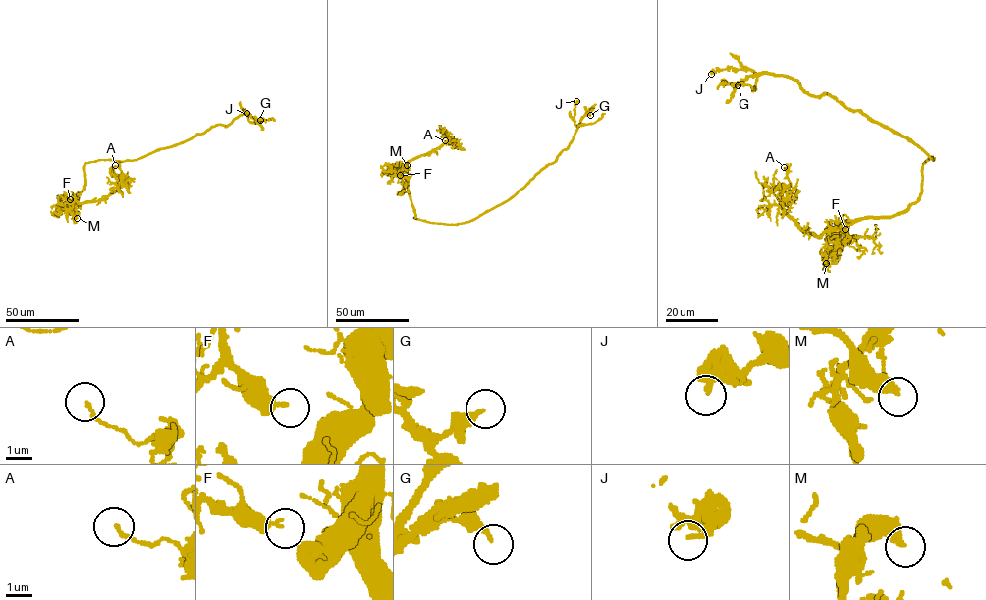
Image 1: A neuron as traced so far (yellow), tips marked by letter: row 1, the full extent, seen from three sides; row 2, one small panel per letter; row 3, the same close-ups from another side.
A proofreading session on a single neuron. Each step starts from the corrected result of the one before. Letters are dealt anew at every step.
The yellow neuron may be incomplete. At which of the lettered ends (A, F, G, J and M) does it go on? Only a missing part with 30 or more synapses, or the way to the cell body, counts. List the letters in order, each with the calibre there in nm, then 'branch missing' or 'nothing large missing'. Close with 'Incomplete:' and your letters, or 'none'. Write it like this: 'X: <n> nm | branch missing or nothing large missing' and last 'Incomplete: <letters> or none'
A: 120 nm | nothing large missing
F: 220 nm | nothing large missing
G: 200 nm | nothing large missing
J: 190 nm | nothing large missing
M: 400 nm | nothing large missing
Incomplete: none

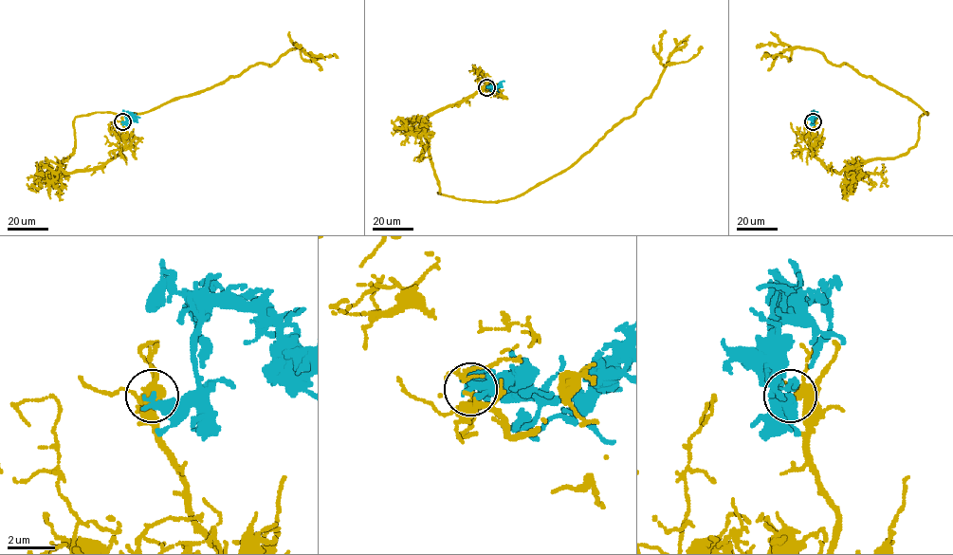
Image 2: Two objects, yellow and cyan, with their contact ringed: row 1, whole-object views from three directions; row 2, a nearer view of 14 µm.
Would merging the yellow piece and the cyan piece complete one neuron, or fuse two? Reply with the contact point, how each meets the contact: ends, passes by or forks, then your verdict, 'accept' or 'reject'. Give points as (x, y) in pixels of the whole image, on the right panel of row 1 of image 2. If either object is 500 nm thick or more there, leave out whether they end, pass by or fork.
place (813, 121); yellow passes by; cyan ends; reject

